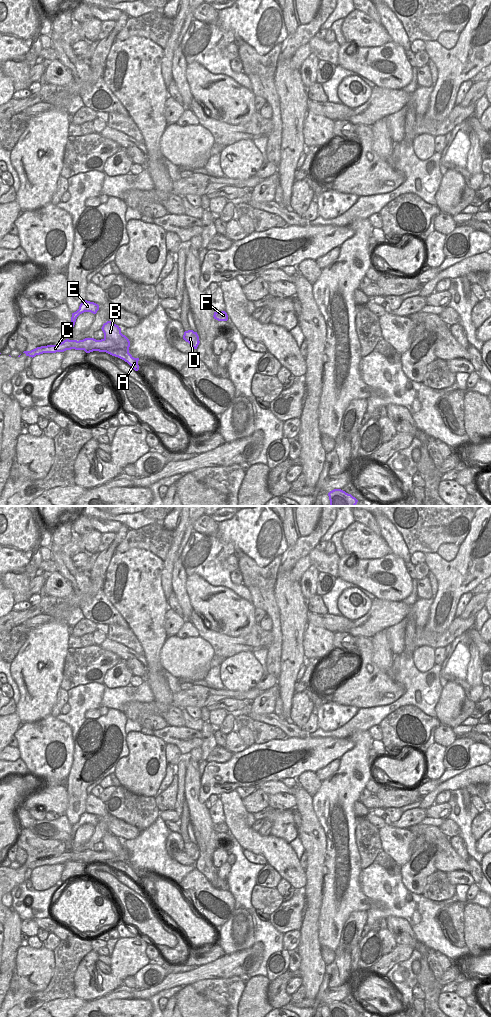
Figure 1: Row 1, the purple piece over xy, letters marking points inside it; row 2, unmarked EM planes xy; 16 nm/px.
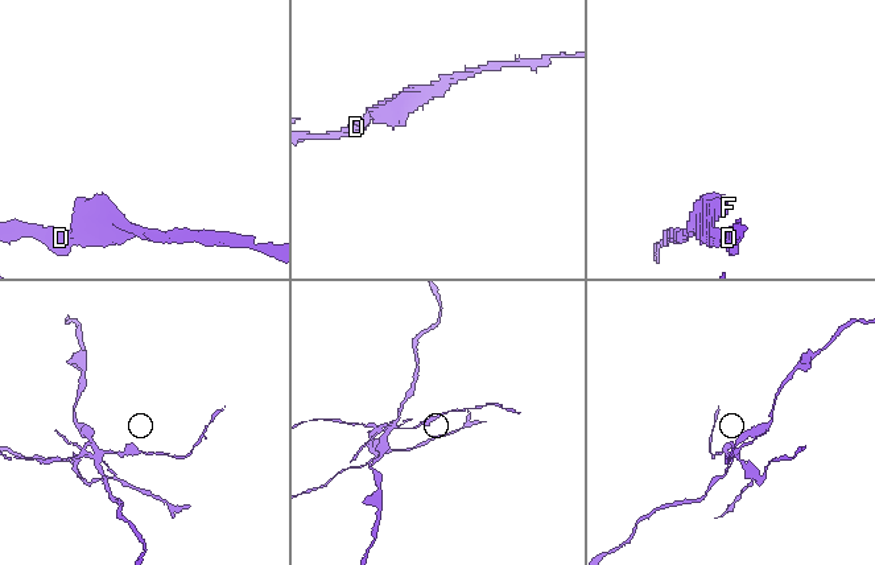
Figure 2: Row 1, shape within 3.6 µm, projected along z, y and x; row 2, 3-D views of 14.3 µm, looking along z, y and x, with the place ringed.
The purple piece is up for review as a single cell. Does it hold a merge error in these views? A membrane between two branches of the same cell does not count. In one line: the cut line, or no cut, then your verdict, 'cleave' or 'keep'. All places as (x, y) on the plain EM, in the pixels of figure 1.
cut in xy along (122, 846), (117, 853), (104, 850); cleave

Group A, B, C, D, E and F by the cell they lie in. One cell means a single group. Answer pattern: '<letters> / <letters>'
A C D E F / B

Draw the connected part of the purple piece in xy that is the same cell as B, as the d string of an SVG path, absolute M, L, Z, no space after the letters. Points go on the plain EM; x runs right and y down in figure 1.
M107 833L103 836L101 841L104 845L104 851L109 851L114 854L119 854L119 852L121 851L121 840L113 834Z

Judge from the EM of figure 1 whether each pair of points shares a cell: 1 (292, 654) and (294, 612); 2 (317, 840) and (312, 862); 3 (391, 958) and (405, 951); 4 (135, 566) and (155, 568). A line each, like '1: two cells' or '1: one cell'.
1: one cell
2: one cell
3: one cell
4: one cell

